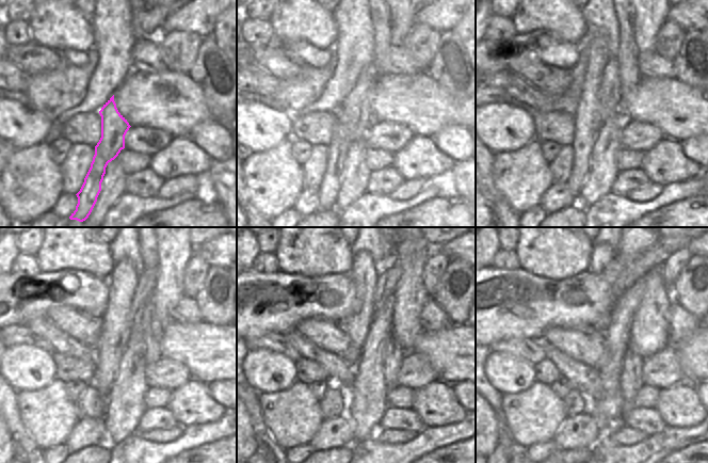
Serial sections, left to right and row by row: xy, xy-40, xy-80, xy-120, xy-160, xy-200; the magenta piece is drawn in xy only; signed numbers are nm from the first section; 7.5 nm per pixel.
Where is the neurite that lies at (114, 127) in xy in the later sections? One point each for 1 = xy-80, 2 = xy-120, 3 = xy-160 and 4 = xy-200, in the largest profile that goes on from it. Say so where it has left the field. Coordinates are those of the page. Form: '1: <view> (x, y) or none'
1: xy-80 (600, 99)
2: xy-120 (123, 313)
3: xy-160 (363, 273)
4: xy-200 (601, 254)

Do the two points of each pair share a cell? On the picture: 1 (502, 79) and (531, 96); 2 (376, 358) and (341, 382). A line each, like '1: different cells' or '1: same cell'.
1: same cell
2: different cells

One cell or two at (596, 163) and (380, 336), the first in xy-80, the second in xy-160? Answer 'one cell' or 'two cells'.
one cell

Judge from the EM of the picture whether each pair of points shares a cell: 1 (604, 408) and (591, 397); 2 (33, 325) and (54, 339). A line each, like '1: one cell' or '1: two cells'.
1: two cells
2: one cell

